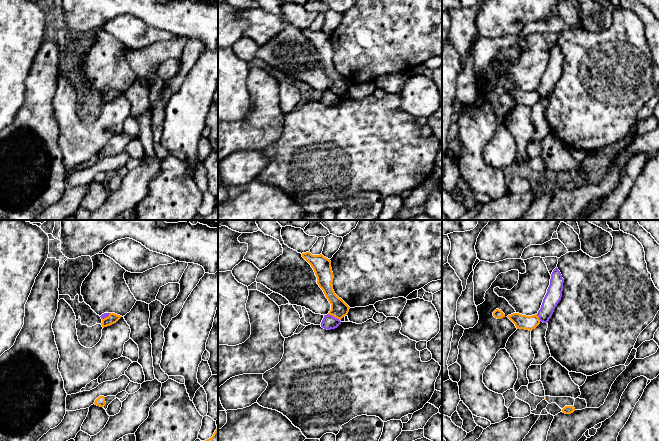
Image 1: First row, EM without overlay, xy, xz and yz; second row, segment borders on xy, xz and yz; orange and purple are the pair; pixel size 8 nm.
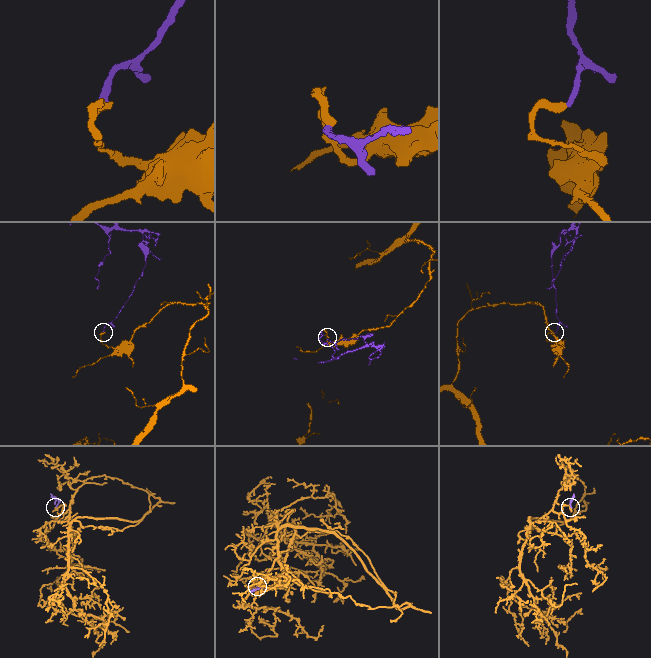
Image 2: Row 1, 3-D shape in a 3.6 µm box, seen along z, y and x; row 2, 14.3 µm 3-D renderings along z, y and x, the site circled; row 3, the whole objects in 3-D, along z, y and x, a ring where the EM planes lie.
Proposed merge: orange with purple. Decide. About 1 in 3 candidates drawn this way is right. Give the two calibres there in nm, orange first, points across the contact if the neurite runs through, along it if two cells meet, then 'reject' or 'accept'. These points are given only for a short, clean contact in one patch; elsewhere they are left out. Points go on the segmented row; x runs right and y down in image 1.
calibres 140 and 120 nm; border xz (328, 313), (339, 320); reject

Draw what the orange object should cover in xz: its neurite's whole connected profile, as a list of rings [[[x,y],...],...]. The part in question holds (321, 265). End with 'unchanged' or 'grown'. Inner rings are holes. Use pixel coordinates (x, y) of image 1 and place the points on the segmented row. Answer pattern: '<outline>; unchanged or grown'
[[[310,252],[302,253],[302,257],[311,265],[317,277],[317,284],[323,290],[331,304],[329,315],[341,320],[349,312],[350,307],[339,298],[333,290],[333,272],[330,259],[320,255],[312,255]]]; unchanged

